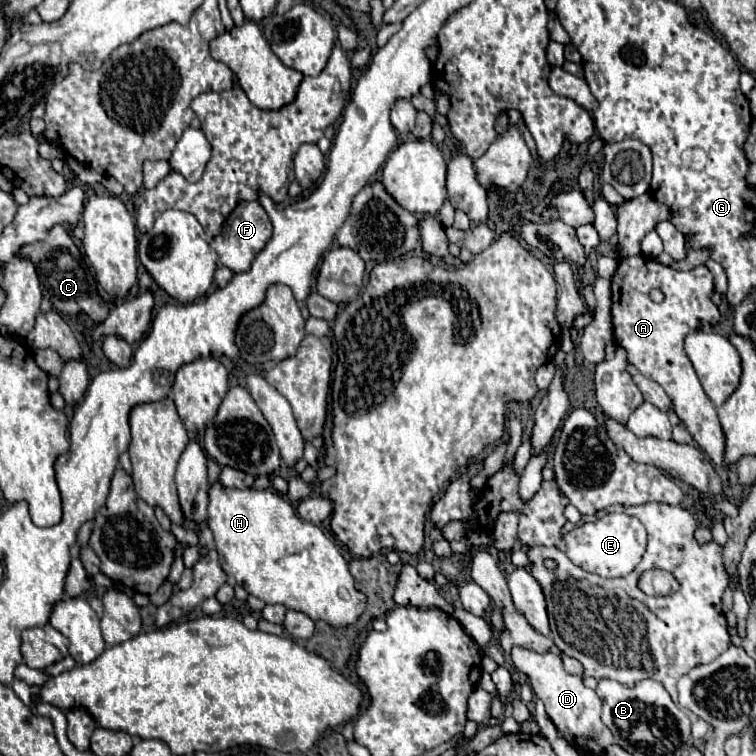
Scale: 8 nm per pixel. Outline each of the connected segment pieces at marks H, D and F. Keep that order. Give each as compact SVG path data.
M216 481L208 489L208 499L208 527L214 533L216 551L224 557L220 561L222 571L232 575L250 595L262 599L264 603L280 603L288 609L302 611L314 621L324 619L334 627L346 627L362 615L366 595L354 587L348 563L340 555L334 541L330 541L314 523L302 521L294 507L274 489L236 489L224 487Z
M512 647L512 661L518 671L526 673L530 679L530 685L536 693L536 697L544 703L546 713L554 721L554 725L560 729L562 737L572 741L580 751L586 755L602 755L608 745L612 745L612 733L600 719L602 703L594 689L588 689L582 683L582 677L564 673L562 669L562 657L558 651L546 651L536 653L532 649L524 647Z
M240 201L236 209L224 221L220 231L222 233L210 241L210 247L216 251L222 265L226 265L234 273L242 273L250 269L254 257L264 249L264 245L272 237L272 223L270 223L268 213L258 201Z

